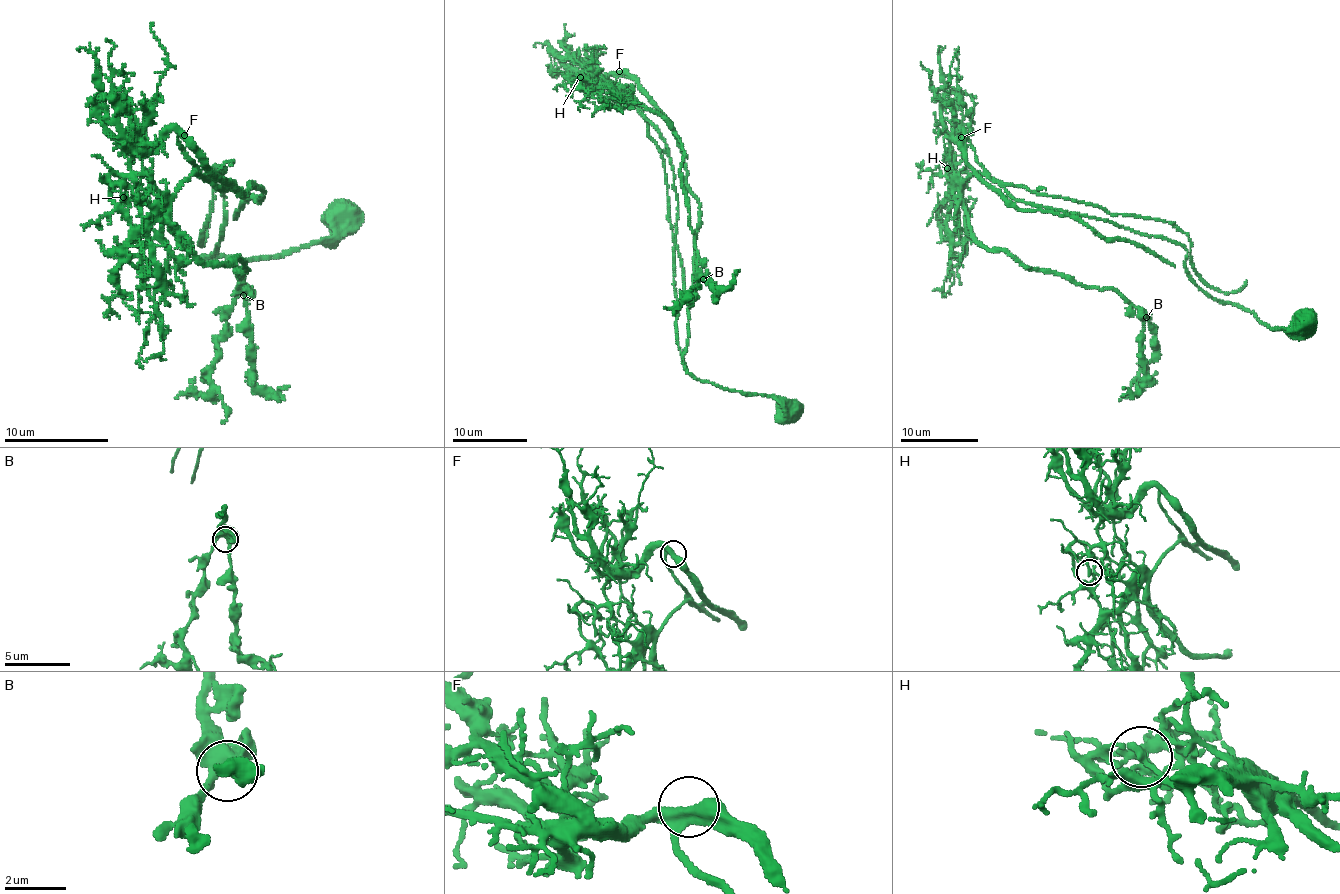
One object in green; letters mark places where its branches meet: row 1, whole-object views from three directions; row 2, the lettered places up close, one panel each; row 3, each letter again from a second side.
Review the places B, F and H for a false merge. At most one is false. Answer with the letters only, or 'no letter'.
H

